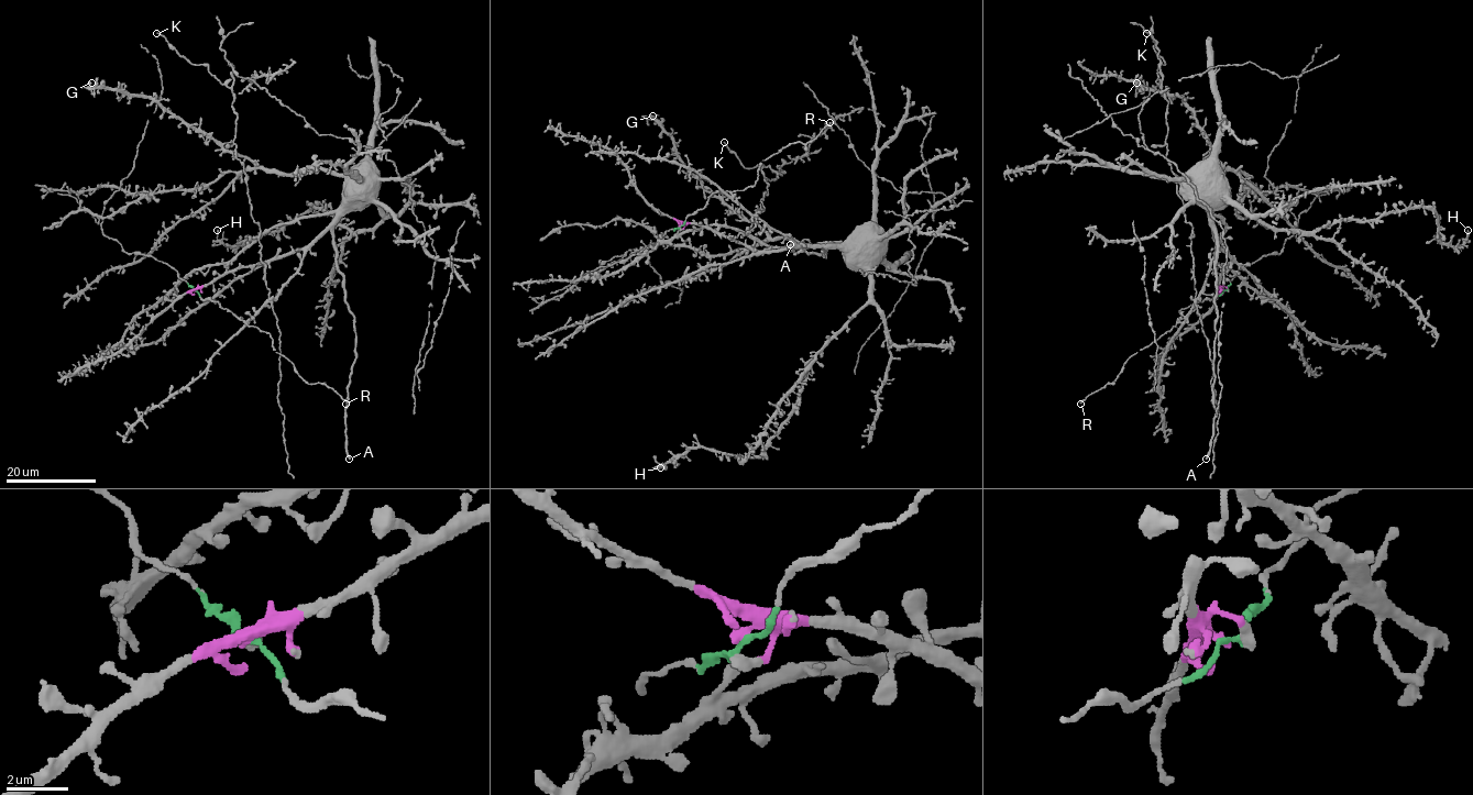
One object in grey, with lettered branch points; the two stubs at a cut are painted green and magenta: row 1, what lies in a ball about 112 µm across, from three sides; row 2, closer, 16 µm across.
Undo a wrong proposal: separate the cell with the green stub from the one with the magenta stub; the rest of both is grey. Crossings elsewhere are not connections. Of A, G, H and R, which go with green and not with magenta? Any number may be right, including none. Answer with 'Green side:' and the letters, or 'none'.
Green side: R

